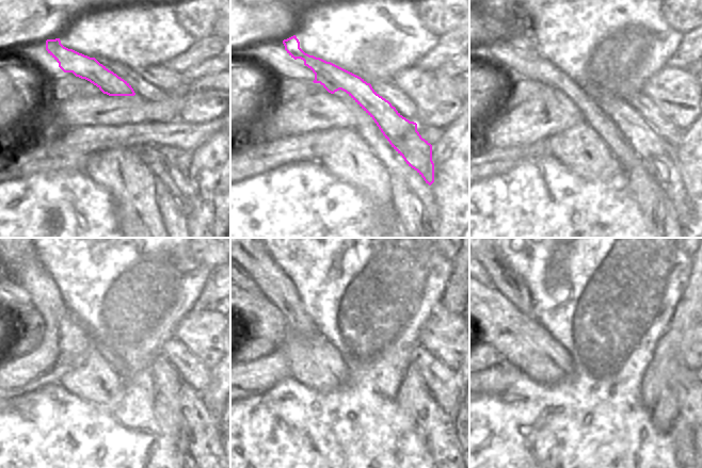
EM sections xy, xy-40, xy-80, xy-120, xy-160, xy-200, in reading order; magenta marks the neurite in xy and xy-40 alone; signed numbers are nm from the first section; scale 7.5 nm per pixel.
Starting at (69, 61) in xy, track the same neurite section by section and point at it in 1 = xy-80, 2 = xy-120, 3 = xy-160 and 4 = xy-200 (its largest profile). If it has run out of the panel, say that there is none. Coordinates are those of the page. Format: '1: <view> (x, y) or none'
1: xy-80 (660, 158)
2: xy-120 (200, 436)
3: xy-160 (437, 430)
4: xy-200 (683, 436)

